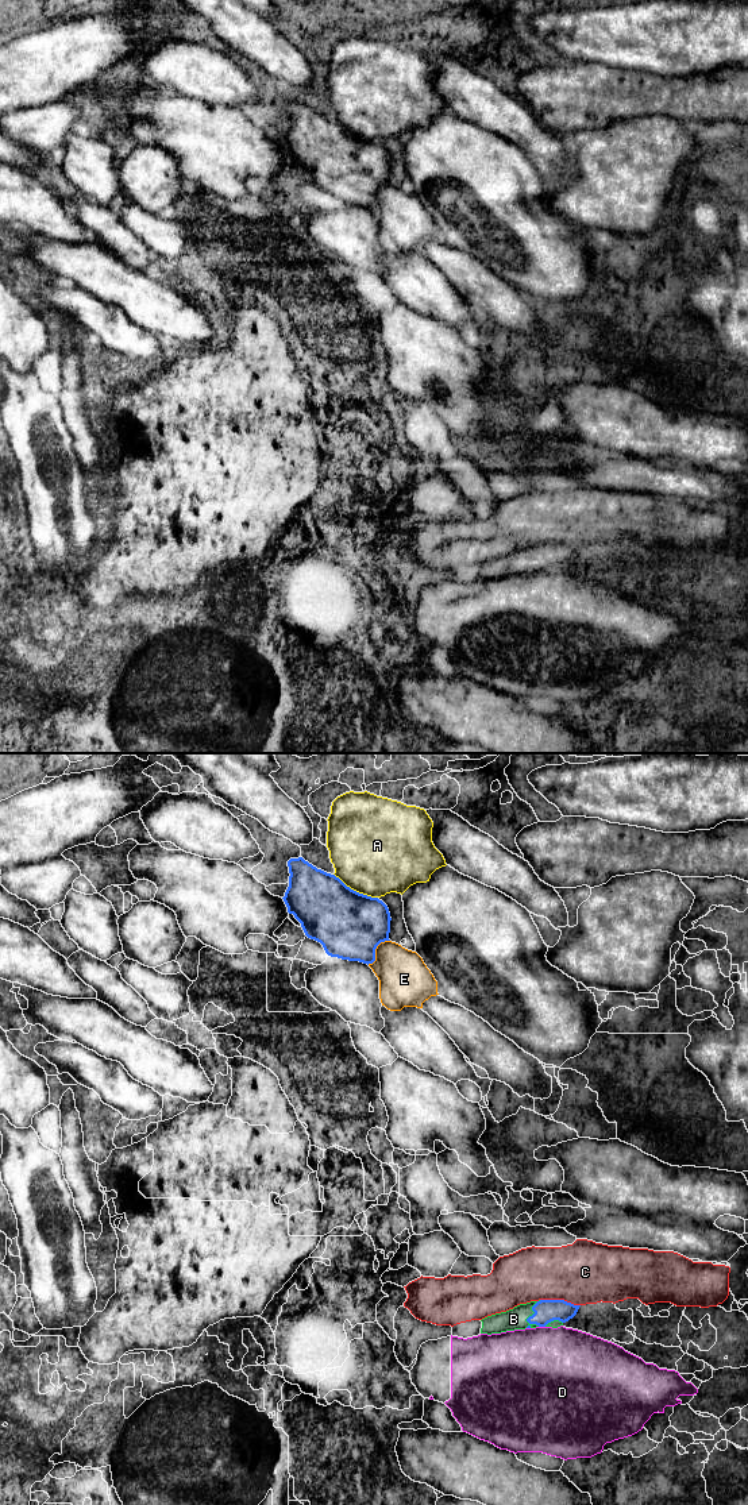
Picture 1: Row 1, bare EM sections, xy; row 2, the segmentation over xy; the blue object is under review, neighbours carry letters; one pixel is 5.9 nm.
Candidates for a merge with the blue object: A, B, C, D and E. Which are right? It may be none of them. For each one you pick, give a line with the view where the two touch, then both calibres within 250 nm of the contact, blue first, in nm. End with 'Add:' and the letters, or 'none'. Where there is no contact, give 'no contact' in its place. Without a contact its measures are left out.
B: xy | 140/130 nm
Add: B

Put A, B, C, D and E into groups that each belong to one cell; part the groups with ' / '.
A / B / C / D / E

